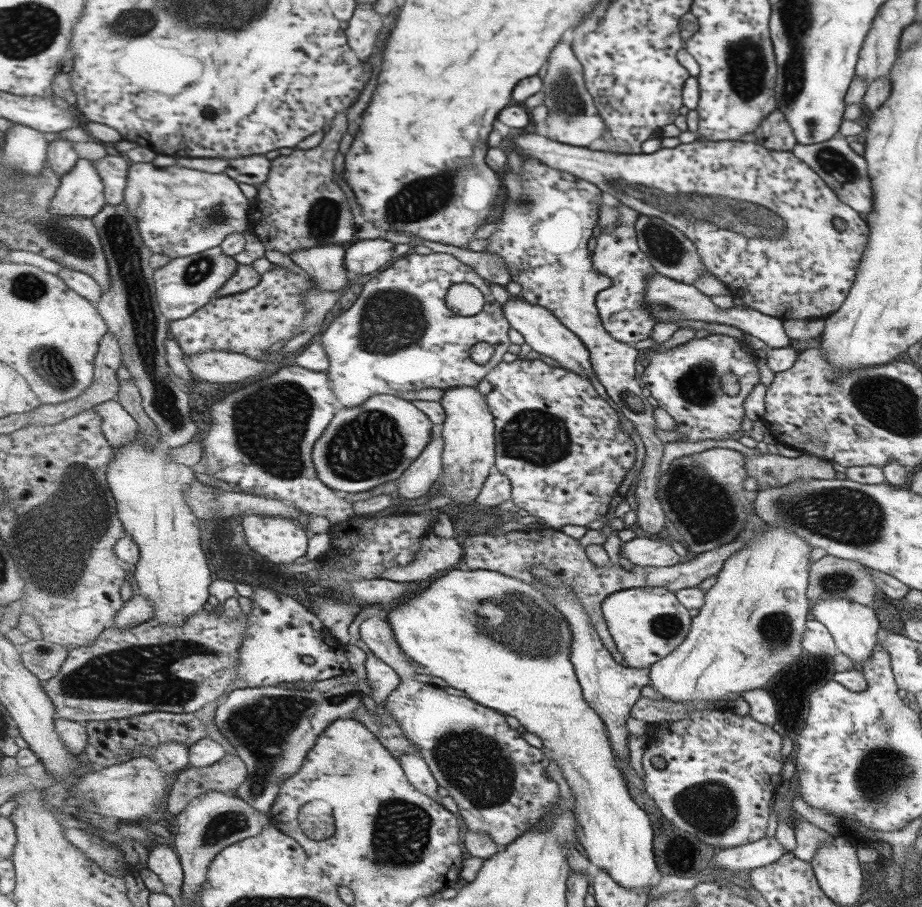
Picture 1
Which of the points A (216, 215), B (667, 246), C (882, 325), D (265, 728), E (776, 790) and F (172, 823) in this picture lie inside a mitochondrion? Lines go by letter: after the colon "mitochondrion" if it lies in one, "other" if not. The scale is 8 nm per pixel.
A: mitochondrion
B: mitochondrion
C: other
D: mitochondrion
E: other
F: other

